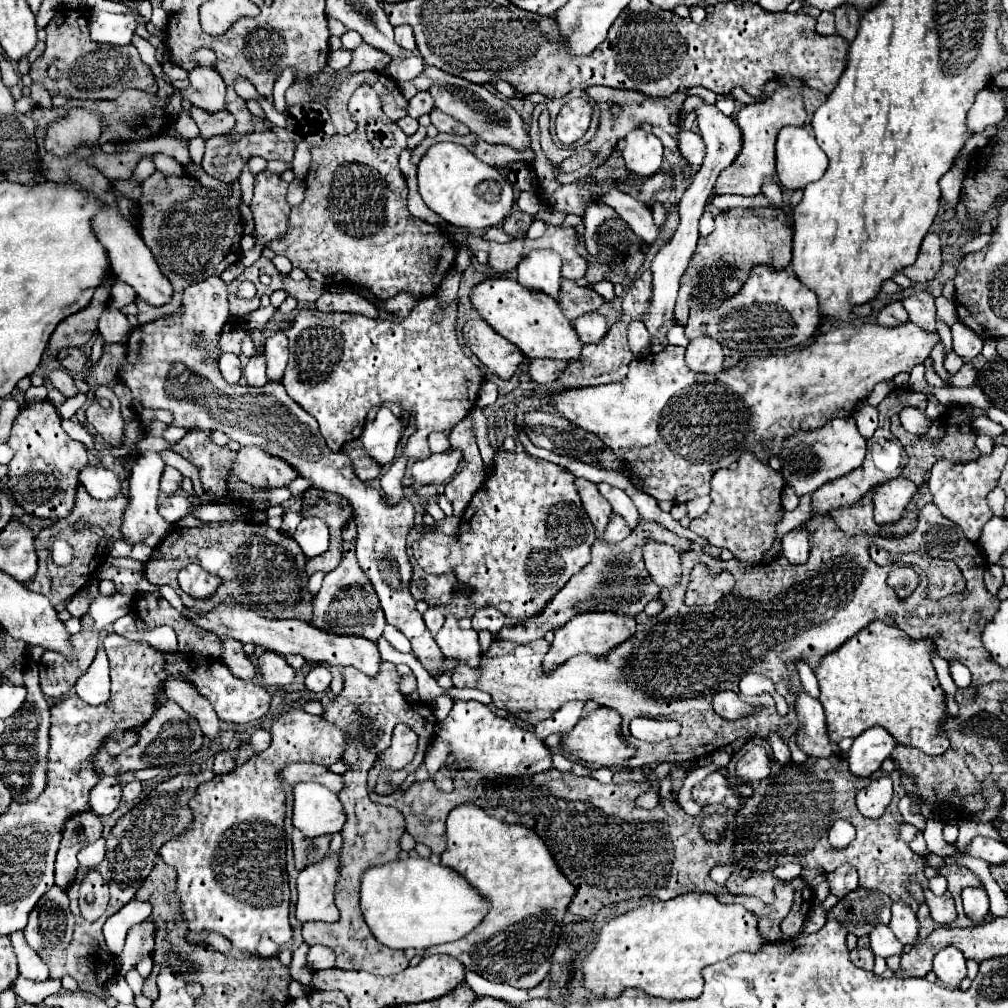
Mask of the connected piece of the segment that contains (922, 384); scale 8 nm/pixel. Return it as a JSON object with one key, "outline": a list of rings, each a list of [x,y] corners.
{"outline":[[[923,364],[915,366],[910,372],[910,378],[908,381],[908,386],[913,391],[924,393],[929,400],[935,399],[935,396],[930,392],[930,386],[924,379],[925,366]]]}

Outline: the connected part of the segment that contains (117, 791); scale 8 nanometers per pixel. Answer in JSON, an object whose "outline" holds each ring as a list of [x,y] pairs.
{"outline":[[[102,777],[90,793],[90,807],[96,815],[110,815],[122,801],[122,787],[116,777]]]}

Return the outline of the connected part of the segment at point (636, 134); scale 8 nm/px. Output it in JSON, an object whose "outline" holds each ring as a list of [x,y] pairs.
{"outline":[[[634,129],[626,137],[622,149],[626,167],[640,177],[650,177],[660,169],[662,153],[662,141],[654,133],[648,133],[644,129]]]}

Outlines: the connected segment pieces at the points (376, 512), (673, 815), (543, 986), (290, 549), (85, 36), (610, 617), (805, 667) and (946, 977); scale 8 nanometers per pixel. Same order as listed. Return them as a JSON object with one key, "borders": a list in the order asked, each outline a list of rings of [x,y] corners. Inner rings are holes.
{"borders":[[[[208,277],[206,281],[198,283],[198,285],[190,285],[184,295],[182,295],[182,305],[184,305],[184,313],[182,315],[174,315],[170,319],[156,319],[152,323],[146,323],[138,329],[134,329],[130,333],[128,339],[128,355],[124,361],[124,369],[122,369],[122,379],[126,381],[126,385],[130,387],[132,395],[136,399],[142,401],[144,407],[150,409],[166,409],[174,413],[174,425],[184,427],[184,429],[206,429],[206,431],[224,431],[230,439],[238,441],[240,445],[256,445],[264,451],[268,451],[270,455],[282,457],[286,461],[290,461],[290,465],[294,465],[294,469],[298,469],[298,473],[306,479],[312,481],[314,487],[322,489],[322,491],[330,491],[330,493],[340,493],[342,497],[346,497],[354,509],[354,521],[358,527],[358,539],[356,539],[356,557],[358,563],[362,565],[364,573],[368,573],[378,599],[382,603],[382,609],[386,613],[386,621],[390,625],[394,625],[398,631],[402,631],[410,643],[412,643],[412,655],[422,663],[422,667],[432,675],[438,677],[442,673],[442,665],[444,665],[444,655],[440,651],[440,647],[436,645],[432,633],[428,631],[428,627],[422,621],[420,611],[416,609],[416,599],[410,593],[410,579],[412,579],[412,565],[410,559],[406,555],[406,537],[408,531],[414,525],[414,507],[408,499],[402,499],[398,505],[388,507],[382,501],[382,495],[378,489],[366,485],[364,481],[360,481],[352,469],[352,461],[344,451],[332,453],[324,441],[324,437],[320,435],[318,423],[312,415],[308,415],[294,399],[288,397],[288,393],[284,391],[282,385],[274,385],[268,383],[264,387],[244,387],[244,385],[230,385],[222,379],[220,371],[218,371],[218,361],[214,357],[208,355],[218,355],[218,333],[222,329],[222,325],[228,321],[228,289],[226,283],[220,277]],[[196,335],[202,335],[202,343],[198,345],[194,339]]],[[[464,769],[456,771],[453,781],[454,789],[451,792],[440,791],[432,779],[426,779],[412,783],[408,789],[398,789],[392,795],[374,793],[374,801],[400,809],[406,815],[406,831],[418,843],[428,845],[436,855],[446,849],[448,813],[466,801],[474,801],[496,819],[536,829],[554,853],[562,873],[576,887],[576,897],[568,909],[572,915],[590,917],[596,915],[602,905],[614,905],[644,895],[668,901],[690,891],[708,891],[714,893],[720,903],[740,903],[748,911],[756,913],[760,917],[758,929],[762,931],[762,937],[770,941],[784,939],[780,923],[790,913],[794,903],[794,889],[790,883],[780,883],[776,903],[764,905],[754,897],[732,895],[726,887],[720,887],[710,879],[710,871],[716,865],[736,867],[732,853],[737,835],[728,828],[720,843],[712,843],[702,839],[698,831],[700,823],[706,815],[720,813],[726,815],[729,822],[735,822],[736,829],[735,810],[722,804],[708,805],[702,808],[698,817],[692,817],[684,813],[680,805],[676,805],[674,793],[668,797],[668,803],[664,801],[664,807],[662,801],[658,801],[654,809],[640,809],[634,805],[634,801],[650,791],[648,781],[604,785],[594,777],[578,777],[558,769],[550,769],[550,773],[538,773],[532,777],[486,777]]],[[[546,977],[542,983],[538,983],[534,989],[530,989],[528,991],[528,995],[530,995],[530,999],[536,999],[536,997],[548,997],[550,995],[550,977]]],[[[204,523],[202,527],[172,529],[172,533],[154,549],[150,561],[144,565],[144,575],[152,585],[170,585],[178,595],[182,595],[184,591],[180,589],[176,577],[188,563],[198,563],[208,573],[222,579],[218,595],[214,595],[210,607],[204,607],[202,613],[216,609],[218,603],[240,603],[244,607],[254,607],[260,613],[266,611],[266,619],[312,621],[312,597],[306,589],[308,575],[304,571],[306,557],[290,535],[284,535],[266,523]]],[[[84,5],[78,9],[56,9],[56,15],[46,27],[46,51],[30,67],[32,79],[42,83],[50,91],[50,95],[62,95],[72,99],[116,99],[126,89],[140,89],[154,95],[158,91],[158,85],[150,67],[142,63],[138,49],[132,43],[118,47],[92,41],[88,31],[88,17],[90,11]],[[52,59],[58,67],[56,81],[48,75],[48,65],[52,63]]],[[[582,613],[578,617],[572,617],[562,629],[554,631],[556,637],[542,661],[542,669],[544,673],[552,673],[556,667],[560,667],[570,657],[580,653],[586,653],[592,657],[606,657],[612,649],[616,649],[626,639],[630,639],[634,633],[636,633],[636,623],[632,617],[614,615],[614,613]]],[[[799,661],[796,663],[802,685],[806,692],[813,698],[818,699],[820,695],[818,681],[814,675],[814,672],[805,661]]],[[[946,947],[934,957],[934,973],[944,985],[958,989],[966,977],[966,959],[958,949]]]]}

